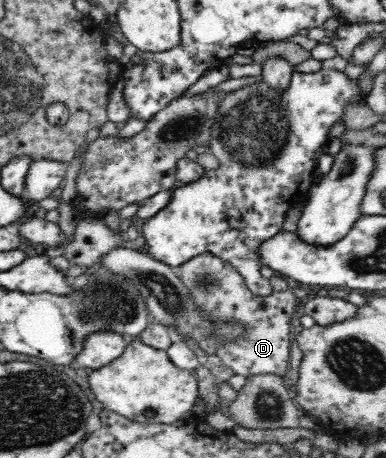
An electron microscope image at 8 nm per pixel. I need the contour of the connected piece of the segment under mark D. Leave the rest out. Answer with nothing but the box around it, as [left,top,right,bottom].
[175,252,300,378]

